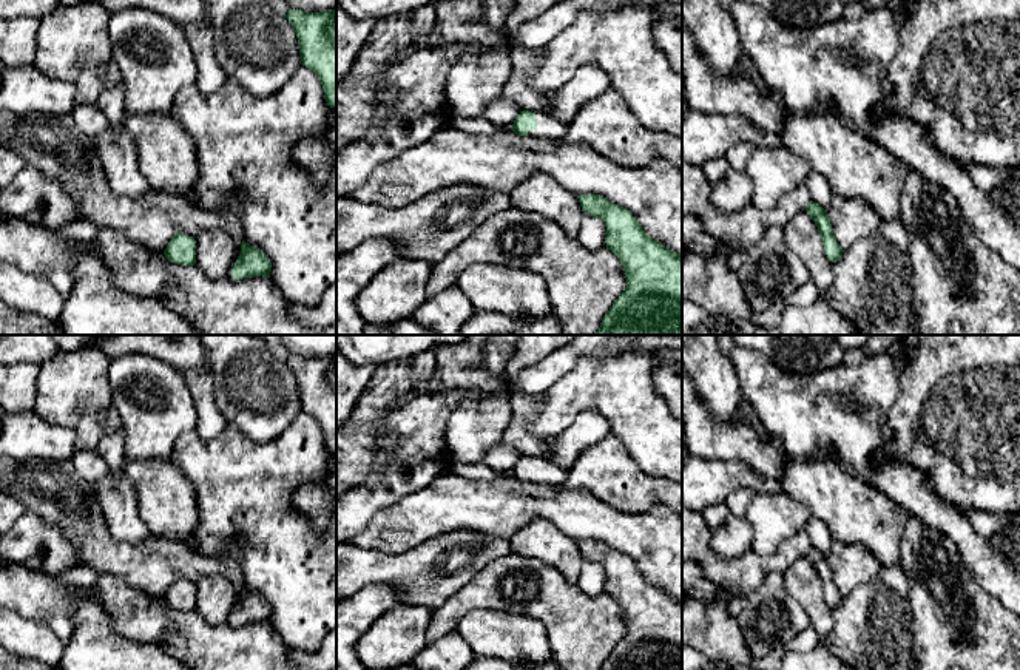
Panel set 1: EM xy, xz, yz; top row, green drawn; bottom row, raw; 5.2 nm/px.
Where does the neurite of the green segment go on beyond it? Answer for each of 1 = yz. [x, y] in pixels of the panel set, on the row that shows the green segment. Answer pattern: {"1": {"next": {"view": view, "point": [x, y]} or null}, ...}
{"1": {"next": null}}

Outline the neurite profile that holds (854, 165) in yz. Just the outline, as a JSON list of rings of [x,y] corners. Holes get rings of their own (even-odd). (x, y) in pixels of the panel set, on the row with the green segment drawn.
[[[787,110],[779,137],[829,182],[833,195],[864,199],[881,222],[901,219],[898,195],[909,168],[849,122],[830,113]]]

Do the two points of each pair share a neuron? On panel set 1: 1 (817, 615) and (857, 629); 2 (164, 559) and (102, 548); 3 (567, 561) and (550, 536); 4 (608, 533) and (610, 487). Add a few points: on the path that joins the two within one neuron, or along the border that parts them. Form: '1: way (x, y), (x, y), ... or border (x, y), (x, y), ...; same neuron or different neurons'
1: border (834, 609), (834, 627), (820, 639); different neurons
2: way (148, 559), (118, 558); same neuron
3: way (564, 554), (551, 542); same neuron
4: border (579, 487), (616, 508), (645, 511); different neurons

